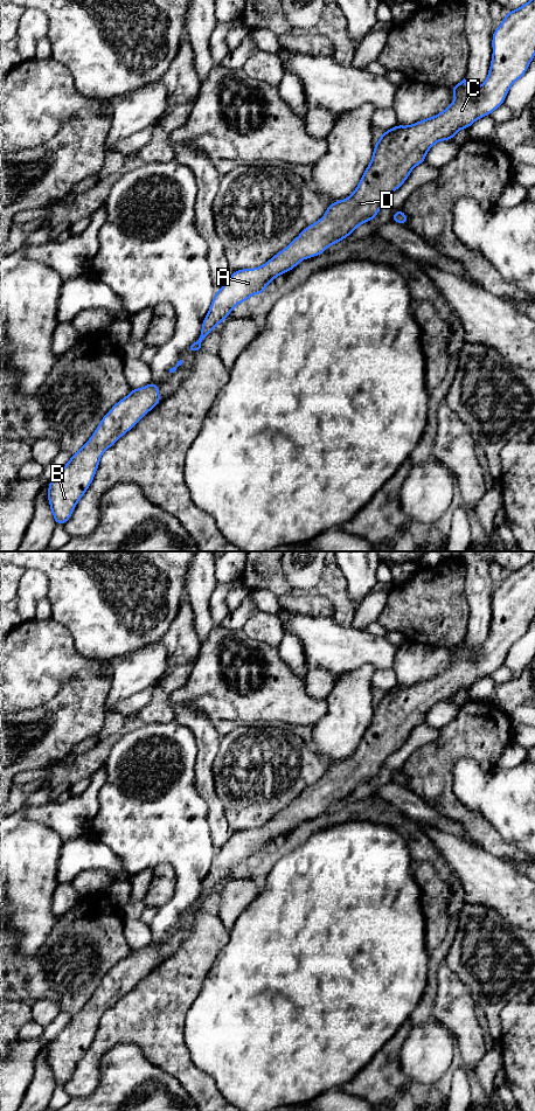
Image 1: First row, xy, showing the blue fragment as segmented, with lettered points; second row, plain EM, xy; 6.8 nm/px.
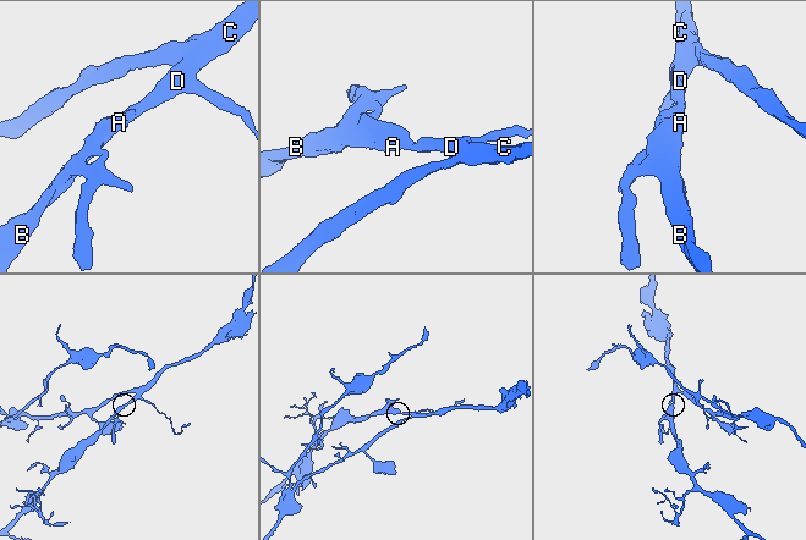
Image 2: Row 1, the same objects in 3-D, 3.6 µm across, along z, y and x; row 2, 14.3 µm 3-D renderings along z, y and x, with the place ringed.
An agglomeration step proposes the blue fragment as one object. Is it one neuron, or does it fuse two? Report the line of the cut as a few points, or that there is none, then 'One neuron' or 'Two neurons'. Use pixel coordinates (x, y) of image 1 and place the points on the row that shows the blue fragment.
No split. One neuron

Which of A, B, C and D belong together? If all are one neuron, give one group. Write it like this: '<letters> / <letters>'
A B C D

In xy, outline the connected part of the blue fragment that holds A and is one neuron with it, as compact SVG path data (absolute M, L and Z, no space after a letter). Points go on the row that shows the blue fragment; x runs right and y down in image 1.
M529 0L522 7L506 13L502 23L493 32L492 47L488 76L480 86L470 89L464 78L451 86L454 99L440 113L409 126L397 124L381 133L380 140L375 143L370 164L349 197L328 203L326 214L319 221L306 227L285 250L278 251L264 265L235 270L227 283L216 291L202 321L201 334L190 346L190 350L199 350L208 334L217 324L227 320L237 304L245 303L252 294L263 294L266 285L277 276L289 272L303 259L321 255L329 245L346 239L359 225L375 218L385 199L405 182L417 165L425 162L426 153L437 141L452 140L459 130L470 129L477 119L491 114L505 103L510 86L526 74L535 56L535 0Z

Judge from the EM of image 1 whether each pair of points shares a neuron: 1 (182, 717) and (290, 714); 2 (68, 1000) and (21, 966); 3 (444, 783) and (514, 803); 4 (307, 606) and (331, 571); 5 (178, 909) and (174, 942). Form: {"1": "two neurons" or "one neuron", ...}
{"1": "two neurons", "2": "one neuron", "3": "two neurons", "4": "two neurons", "5": "one neuron"}

